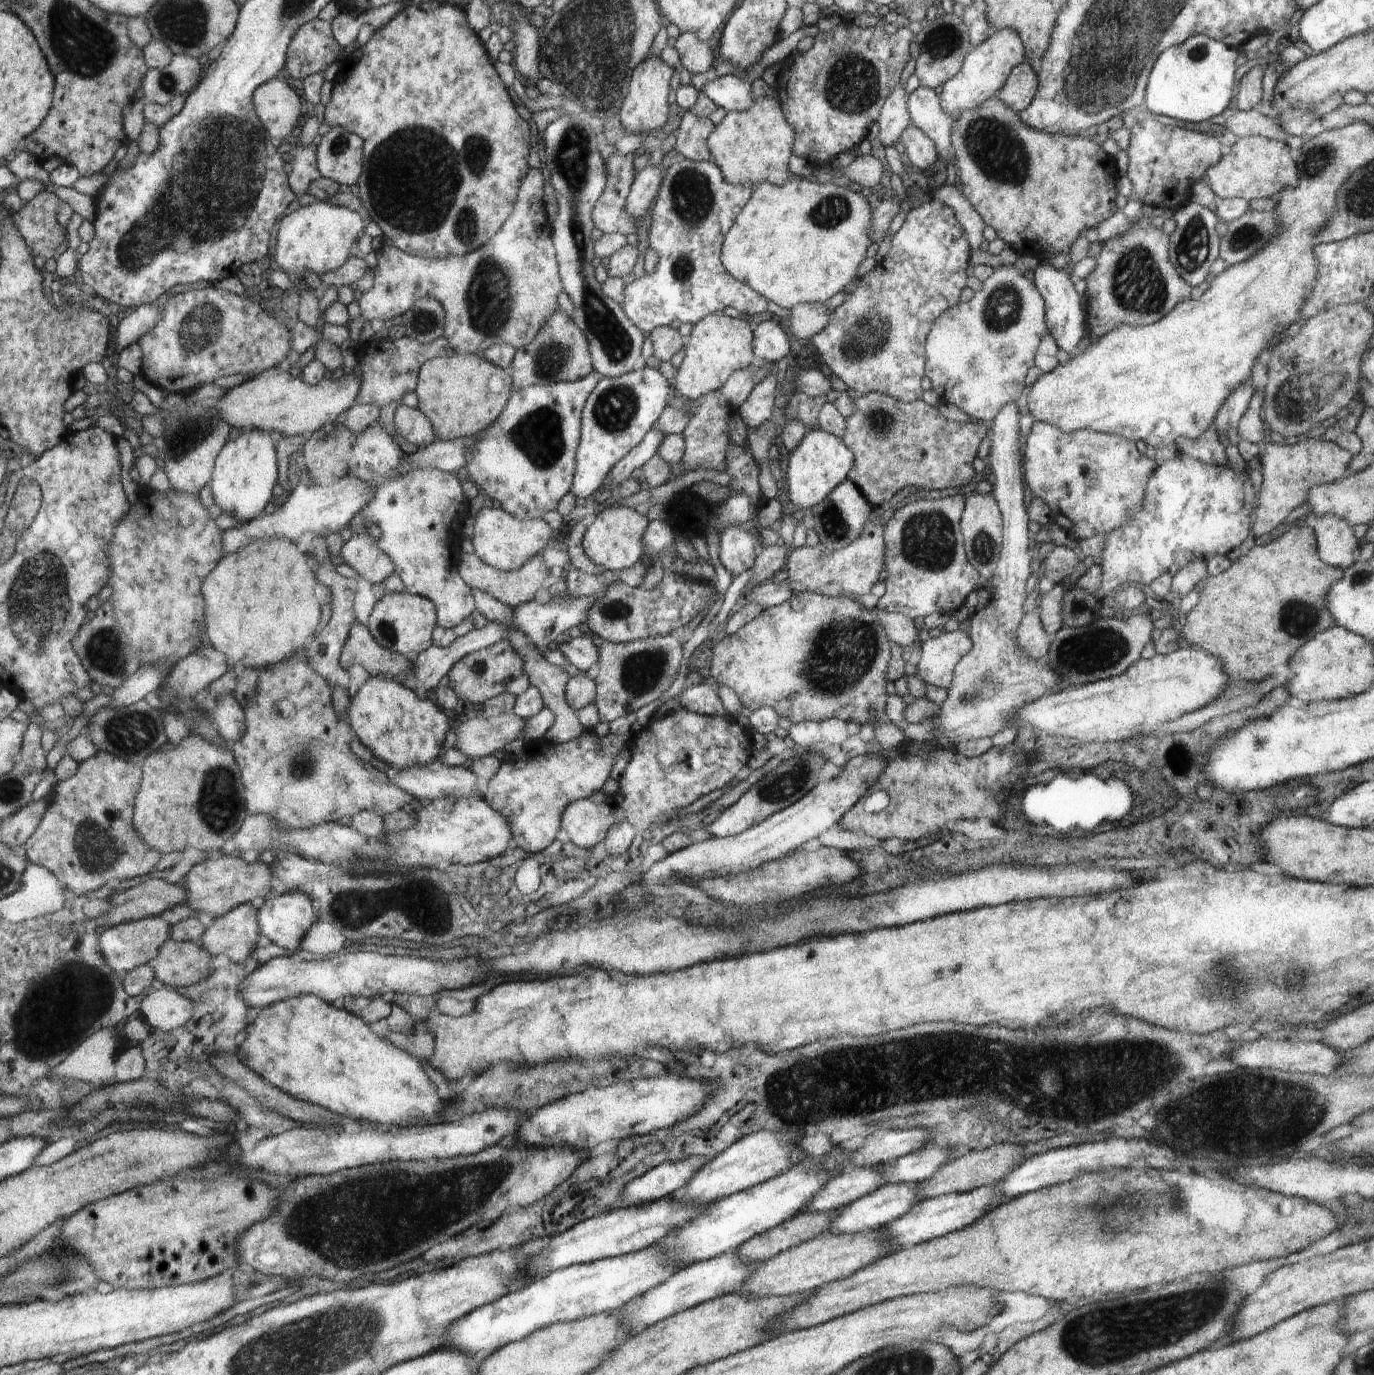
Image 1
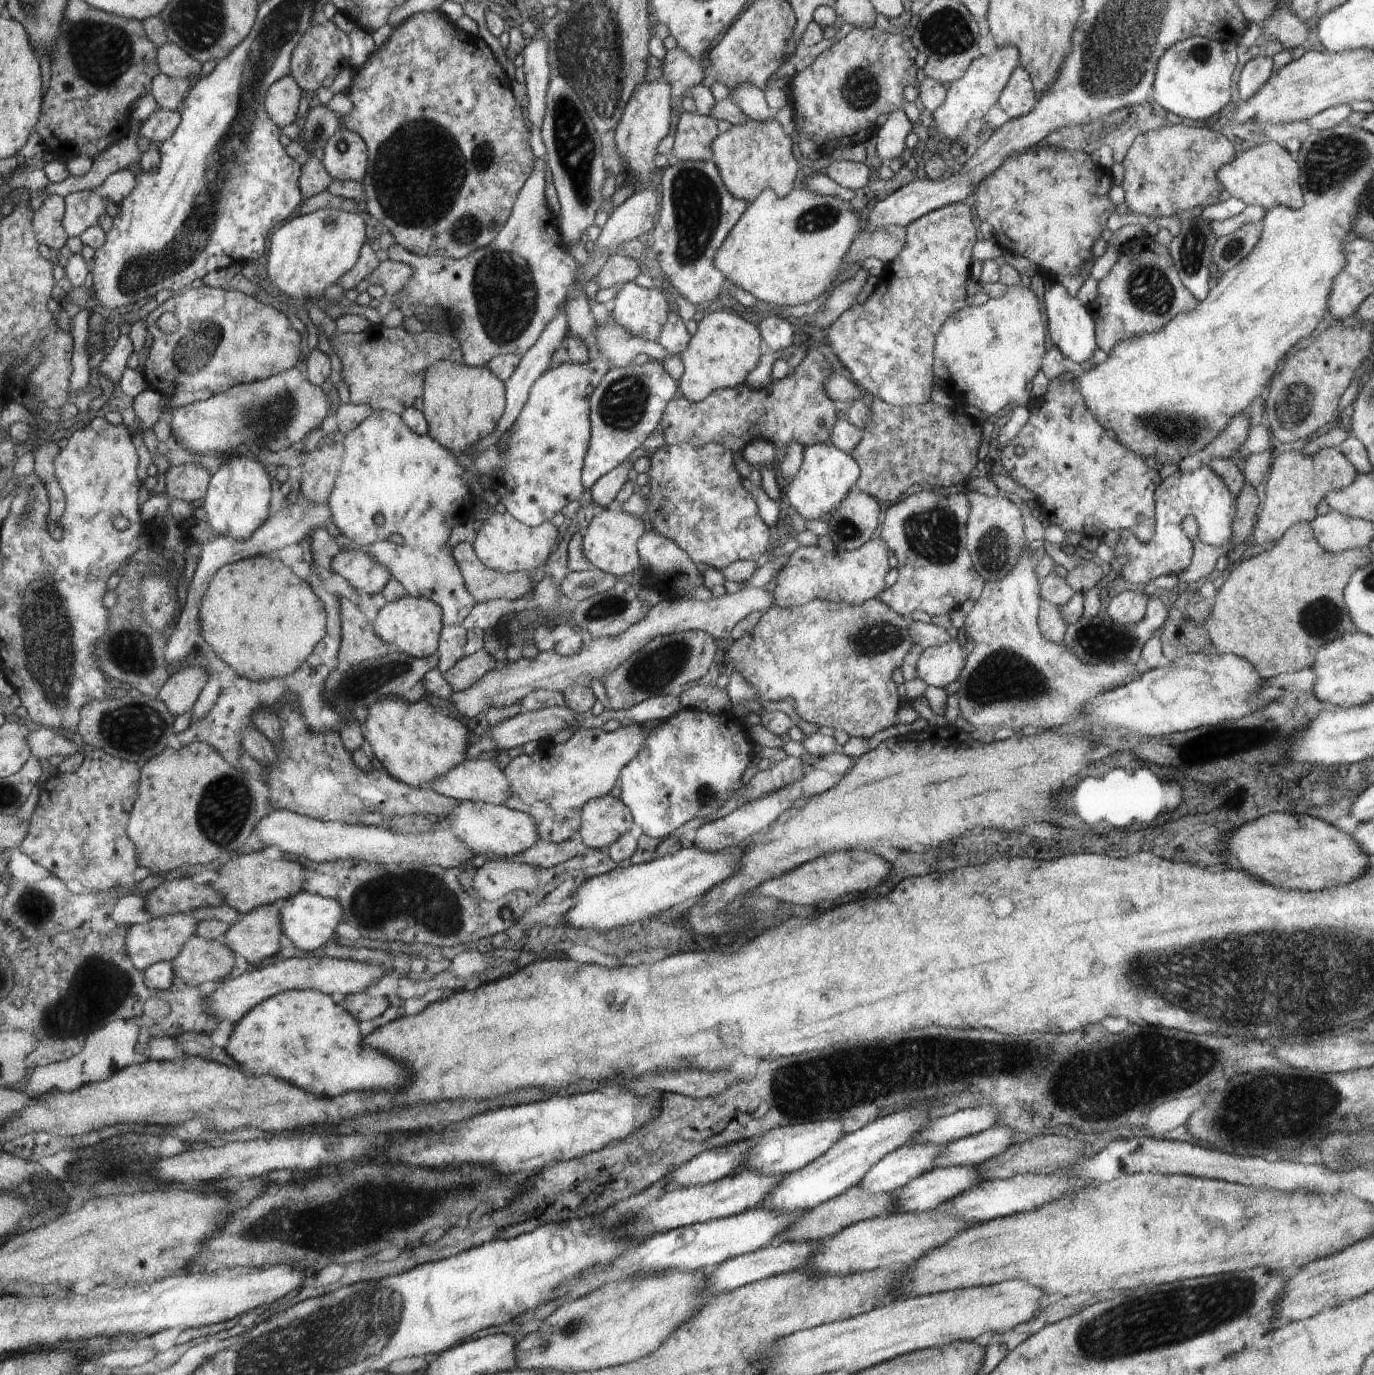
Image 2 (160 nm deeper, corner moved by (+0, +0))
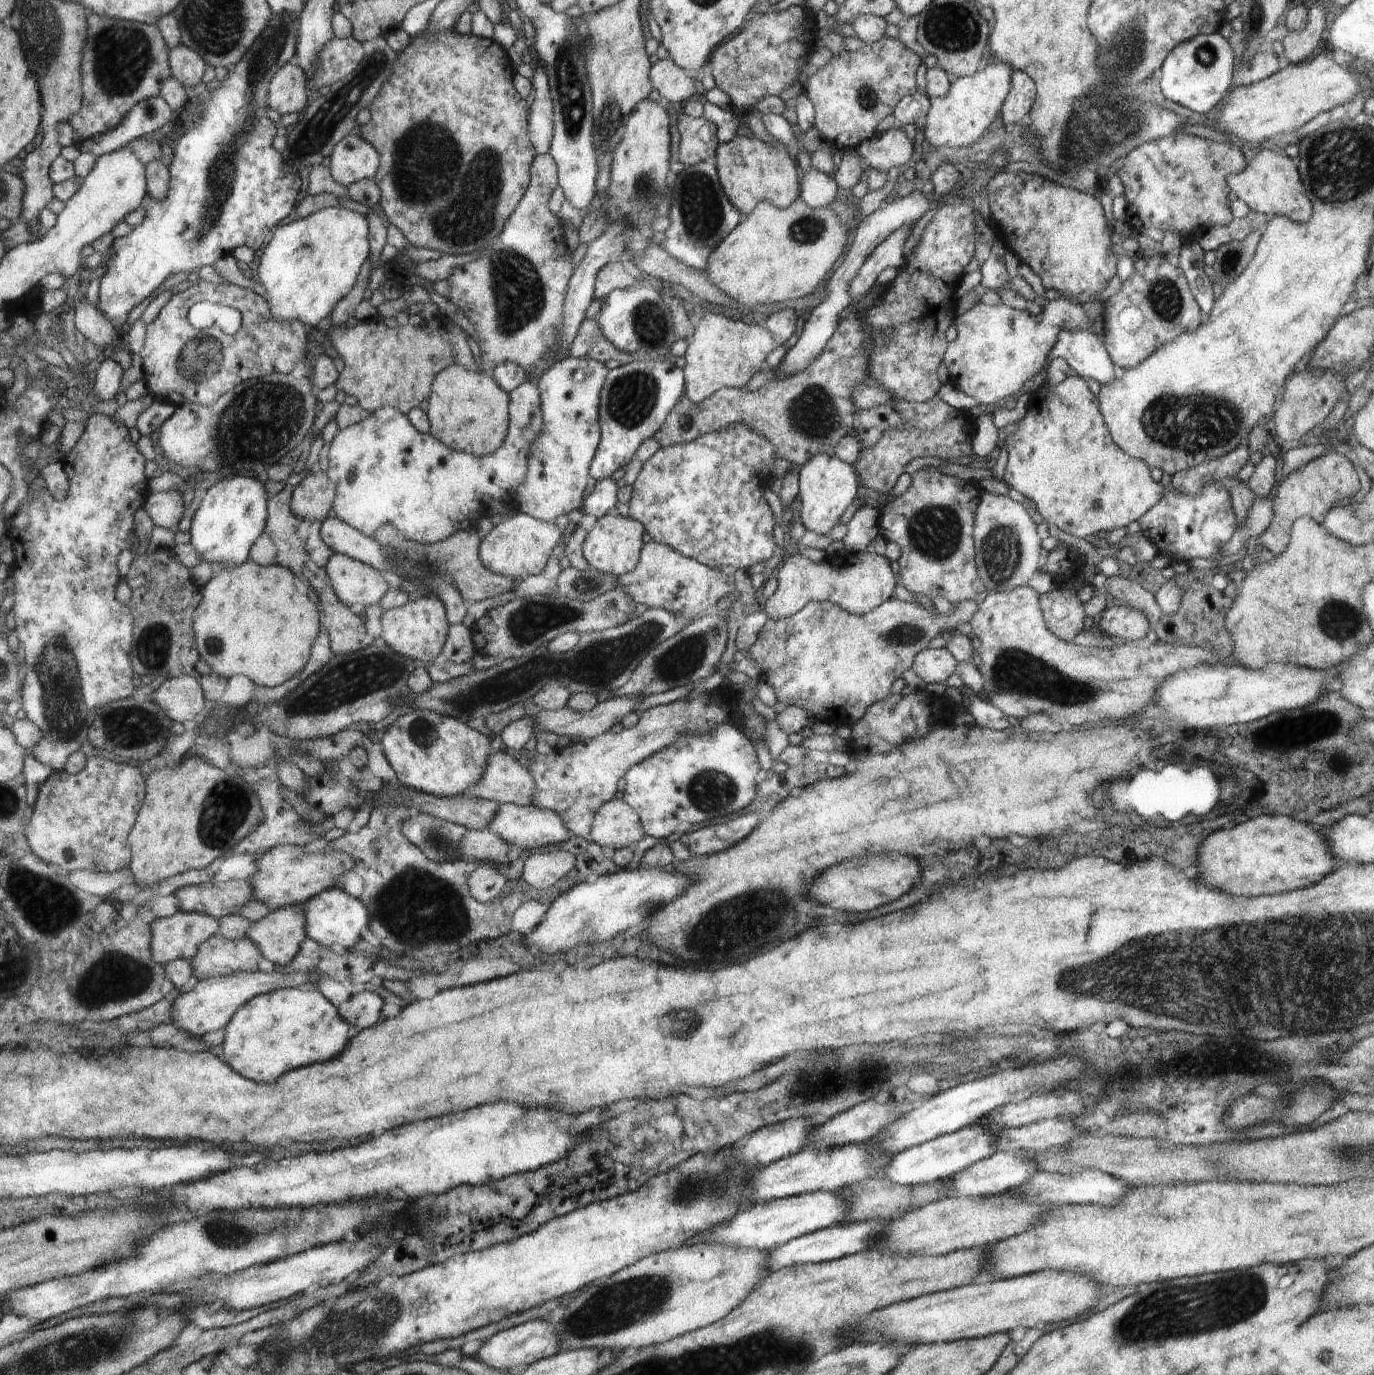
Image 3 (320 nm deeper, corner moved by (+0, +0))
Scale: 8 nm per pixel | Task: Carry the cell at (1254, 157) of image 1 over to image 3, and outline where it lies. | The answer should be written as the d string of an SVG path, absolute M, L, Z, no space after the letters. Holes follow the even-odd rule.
M1269 149L1247 160L1243 171L1227 176L1232 192L1250 209L1270 217L1282 215L1292 222L1306 224L1313 215L1313 206L1304 190L1296 161Z

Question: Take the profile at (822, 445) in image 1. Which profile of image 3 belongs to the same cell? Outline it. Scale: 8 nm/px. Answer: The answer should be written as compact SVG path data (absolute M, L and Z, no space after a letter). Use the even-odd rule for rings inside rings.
M818 453L810 457L799 470L799 496L802 508L796 511L796 516L805 526L816 534L828 535L838 524L844 510L852 504L858 494L858 482L852 466L840 457Z

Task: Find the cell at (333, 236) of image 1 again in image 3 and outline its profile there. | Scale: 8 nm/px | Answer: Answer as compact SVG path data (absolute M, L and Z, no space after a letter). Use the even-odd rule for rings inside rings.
M344 206L323 208L276 229L261 256L257 268L258 280L267 292L271 312L276 318L280 321L300 321L316 328L354 288L361 266L370 254L370 224L364 216L356 211L344 210Z

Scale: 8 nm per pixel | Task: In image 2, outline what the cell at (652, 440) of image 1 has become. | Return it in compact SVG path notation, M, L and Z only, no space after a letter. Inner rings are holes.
M626 461L620 463L614 470L607 472L602 478L591 488L590 495L594 504L602 509L606 509L608 505L616 499L622 485L626 482L628 471L633 464Z

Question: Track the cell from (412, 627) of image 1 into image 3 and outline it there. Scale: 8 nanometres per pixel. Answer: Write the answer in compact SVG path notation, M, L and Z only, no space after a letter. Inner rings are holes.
M418 596L404 606L383 612L381 627L386 644L402 657L430 664L442 655L448 636L448 621L440 598Z

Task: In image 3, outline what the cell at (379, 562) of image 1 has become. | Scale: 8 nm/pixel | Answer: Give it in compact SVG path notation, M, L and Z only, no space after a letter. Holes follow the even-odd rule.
M333 553L327 562L326 581L345 605L372 606L390 590L391 582L379 570L363 561Z

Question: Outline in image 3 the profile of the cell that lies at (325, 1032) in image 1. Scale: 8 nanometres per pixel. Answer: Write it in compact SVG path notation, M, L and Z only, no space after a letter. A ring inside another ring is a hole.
M286 987L258 995L240 1007L224 1029L224 1040L218 1052L225 1062L232 1064L232 1068L240 1072L240 1076L248 1076L250 1080L270 1084L270 1080L280 1078L288 1070L336 1058L344 1048L347 1048L348 1028L350 1026L340 1016L339 1010L336 1010L334 1005L320 992Z

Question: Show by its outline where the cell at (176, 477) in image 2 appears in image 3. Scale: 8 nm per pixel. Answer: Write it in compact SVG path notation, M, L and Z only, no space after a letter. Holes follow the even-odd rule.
M176 491L153 492L149 495L144 510L154 525L171 531L178 529L185 512L182 495Z

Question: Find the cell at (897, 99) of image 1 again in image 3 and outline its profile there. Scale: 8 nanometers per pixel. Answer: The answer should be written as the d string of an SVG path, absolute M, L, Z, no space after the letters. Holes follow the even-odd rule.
M898 120L879 137L872 137L867 143L856 148L858 156L864 158L871 168L888 172L894 166L906 165L912 158L912 144L904 136L902 125Z

